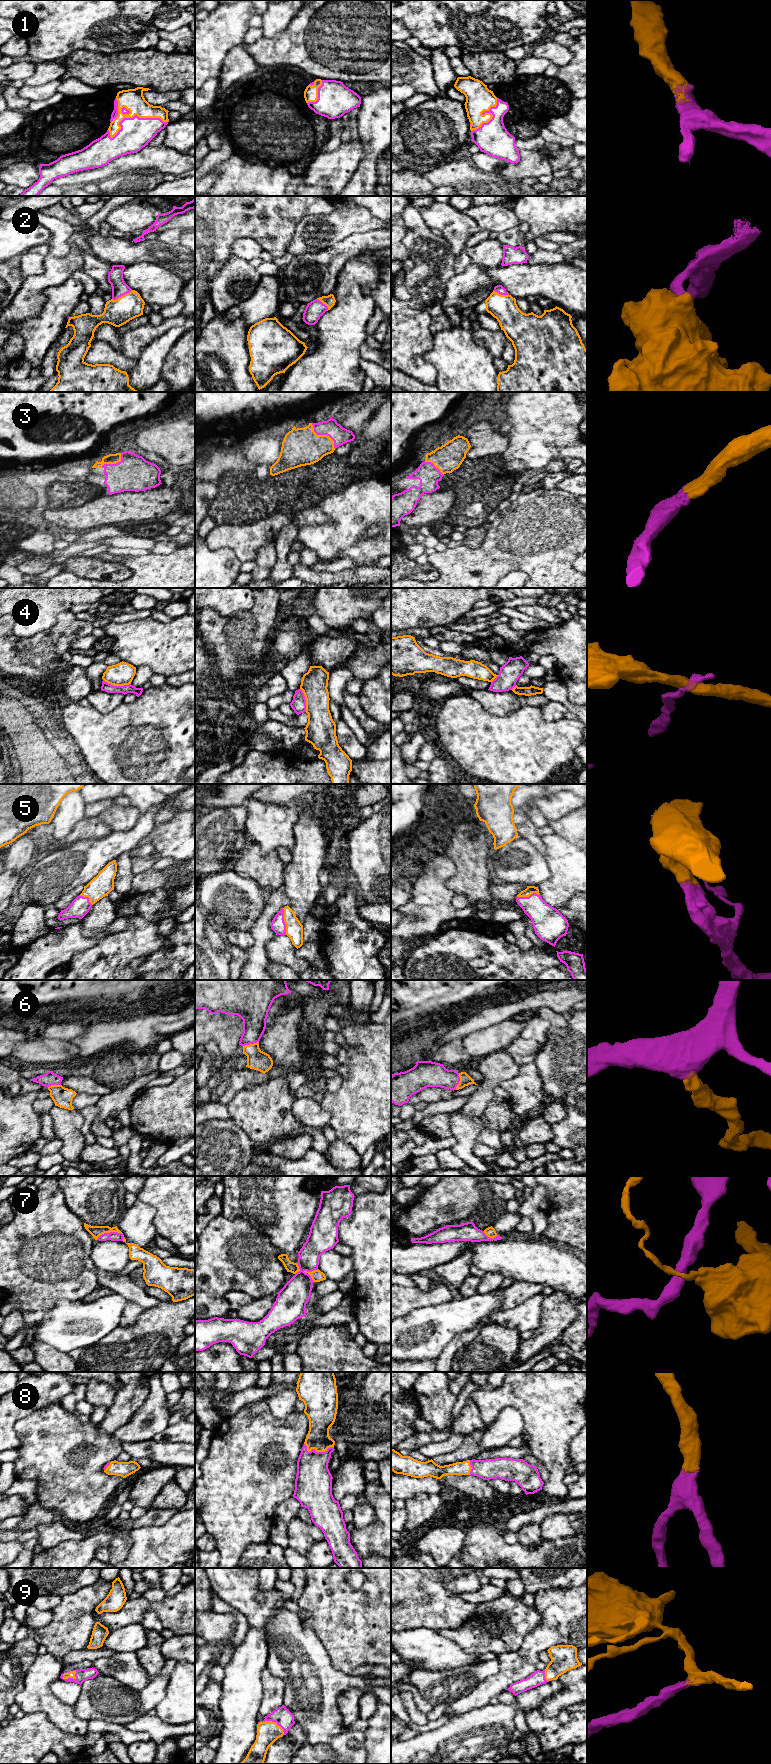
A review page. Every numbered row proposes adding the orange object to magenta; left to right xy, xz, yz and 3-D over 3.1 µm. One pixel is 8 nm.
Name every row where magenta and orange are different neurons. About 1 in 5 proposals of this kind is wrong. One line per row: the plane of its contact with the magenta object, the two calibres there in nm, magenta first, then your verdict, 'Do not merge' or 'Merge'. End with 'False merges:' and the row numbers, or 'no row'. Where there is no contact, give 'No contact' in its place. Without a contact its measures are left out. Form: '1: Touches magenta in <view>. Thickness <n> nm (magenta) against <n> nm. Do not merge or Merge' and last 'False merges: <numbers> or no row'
1: Touches magenta in xy. Thickness 240 nm (magenta) against 180 nm. Merge
2: Touches magenta in xy. Thickness 130 nm (magenta) against 220 nm. Merge
3: Touches magenta in xz. Thickness 140 nm (magenta) against 300 nm. Merge
4: Touches magenta in xy. Thickness 70 nm (magenta) against 180 nm. Do not merge
5: Touches magenta in xz. Thickness 120 nm (magenta) against 140 nm. Merge
6: Touches magenta in yz. Thickness 200 nm (magenta) against 90 nm. Merge
7: Touches magenta in xy. Thickness 80 nm (magenta) against 90 nm. Do not merge
8: Touches magenta in xz. Thickness 300 nm (magenta) against 190 nm. Merge
9: Touches magenta in xy. Thickness 100 nm (magenta) against 60 nm. Merge
False merges: 4, 7

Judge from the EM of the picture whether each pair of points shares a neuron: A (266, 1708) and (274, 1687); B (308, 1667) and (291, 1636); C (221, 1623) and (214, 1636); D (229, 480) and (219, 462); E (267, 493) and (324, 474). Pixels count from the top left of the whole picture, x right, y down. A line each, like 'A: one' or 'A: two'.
A: one
B: one
C: one
D: two
E: one

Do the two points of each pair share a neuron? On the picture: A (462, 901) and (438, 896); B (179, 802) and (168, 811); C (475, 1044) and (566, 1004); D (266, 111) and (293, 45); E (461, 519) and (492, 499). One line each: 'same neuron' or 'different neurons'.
A: different neurons
B: same neuron
C: different neurons
D: different neurons
E: same neuron

